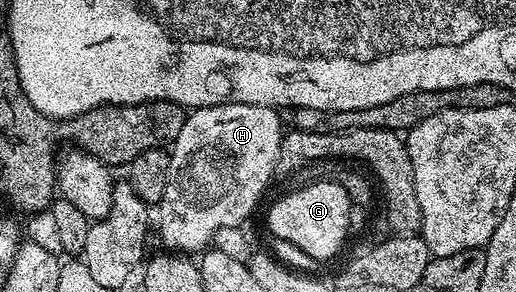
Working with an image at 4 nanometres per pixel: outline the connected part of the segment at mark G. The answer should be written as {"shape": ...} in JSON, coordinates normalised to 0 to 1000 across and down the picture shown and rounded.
{"shape":[[[612,616],[558,661],[558,671],[545,675],[517,726],[517,781],[527,795],[525,808],[535,822],[568,829],[570,842],[579,842],[616,897],[645,887],[663,856],[665,832],[676,822],[676,726],[682,705],[676,668],[643,616]]]}

